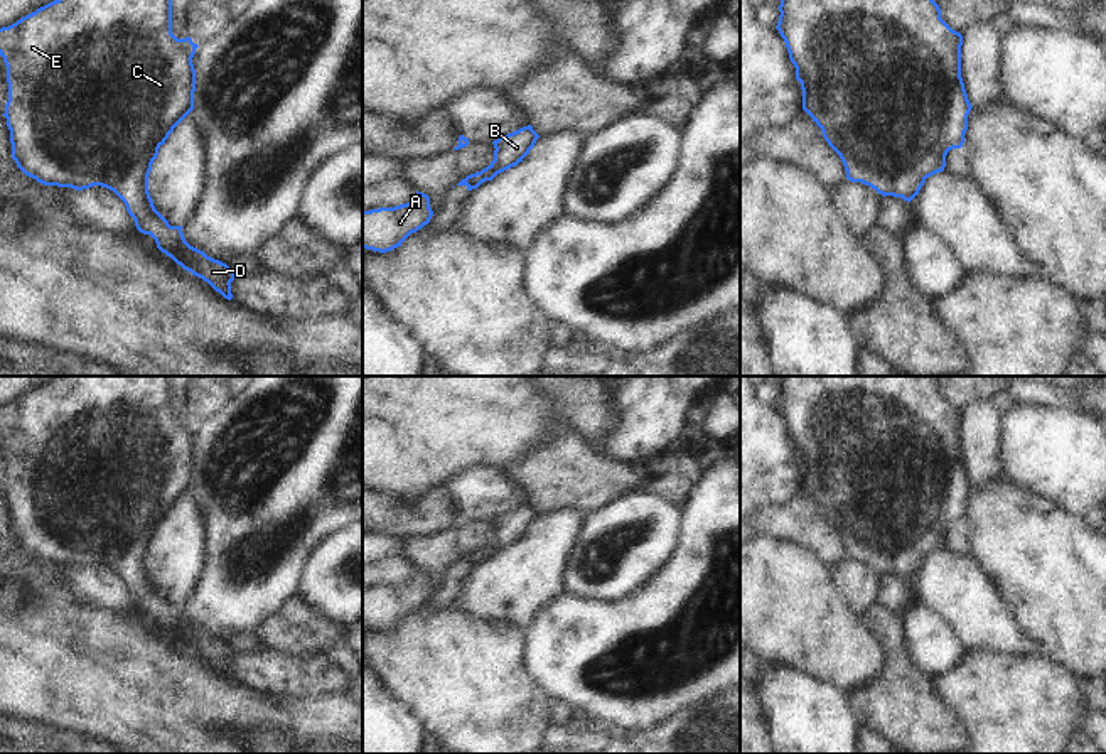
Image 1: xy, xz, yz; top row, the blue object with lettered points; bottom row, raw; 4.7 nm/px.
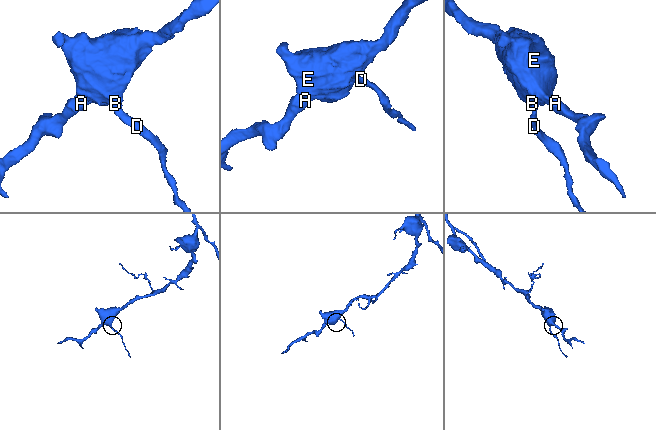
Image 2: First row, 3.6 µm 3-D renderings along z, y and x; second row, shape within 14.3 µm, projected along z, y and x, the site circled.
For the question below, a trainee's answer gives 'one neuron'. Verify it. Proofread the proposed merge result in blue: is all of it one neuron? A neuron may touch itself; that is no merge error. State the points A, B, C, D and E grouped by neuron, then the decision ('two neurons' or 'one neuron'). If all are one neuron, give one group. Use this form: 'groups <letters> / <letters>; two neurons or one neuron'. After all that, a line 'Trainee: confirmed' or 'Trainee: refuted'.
groups A B C D E; one neuron
Trainee: confirmed

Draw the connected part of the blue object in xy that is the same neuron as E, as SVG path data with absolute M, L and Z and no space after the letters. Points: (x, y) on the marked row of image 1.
M54 0L0 29L0 56L8 83L3 116L10 130L12 159L25 175L44 186L76 191L101 186L113 191L140 233L150 234L162 253L231 300L231 282L238 273L191 246L182 226L170 226L148 192L148 175L158 148L194 110L192 57L197 47L191 37L177 39L172 34L172 0Z

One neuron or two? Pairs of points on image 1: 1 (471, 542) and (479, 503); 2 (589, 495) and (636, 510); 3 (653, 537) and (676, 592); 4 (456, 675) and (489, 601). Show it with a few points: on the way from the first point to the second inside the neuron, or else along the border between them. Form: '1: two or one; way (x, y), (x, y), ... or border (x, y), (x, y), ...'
1: two; border (469, 518), (491, 522)
2: two; border (651, 491), (631, 491), (589, 515)
3: two; border (683, 530), (678, 552), (636, 592)
4: two; border (456, 603), (476, 614), (521, 626)

